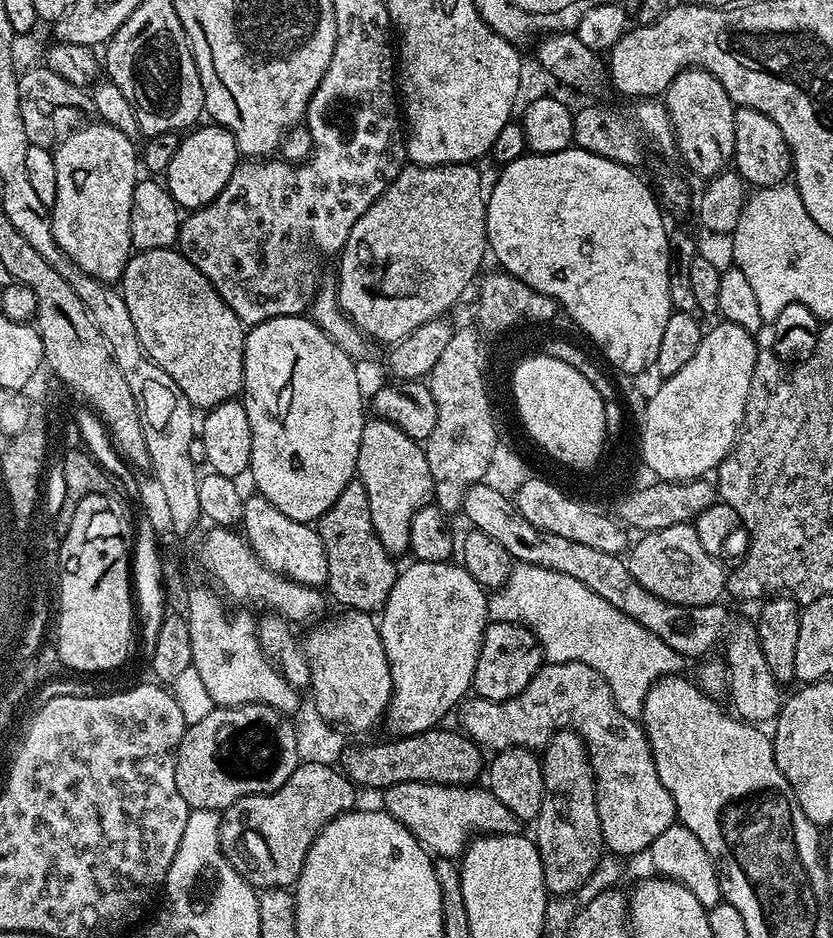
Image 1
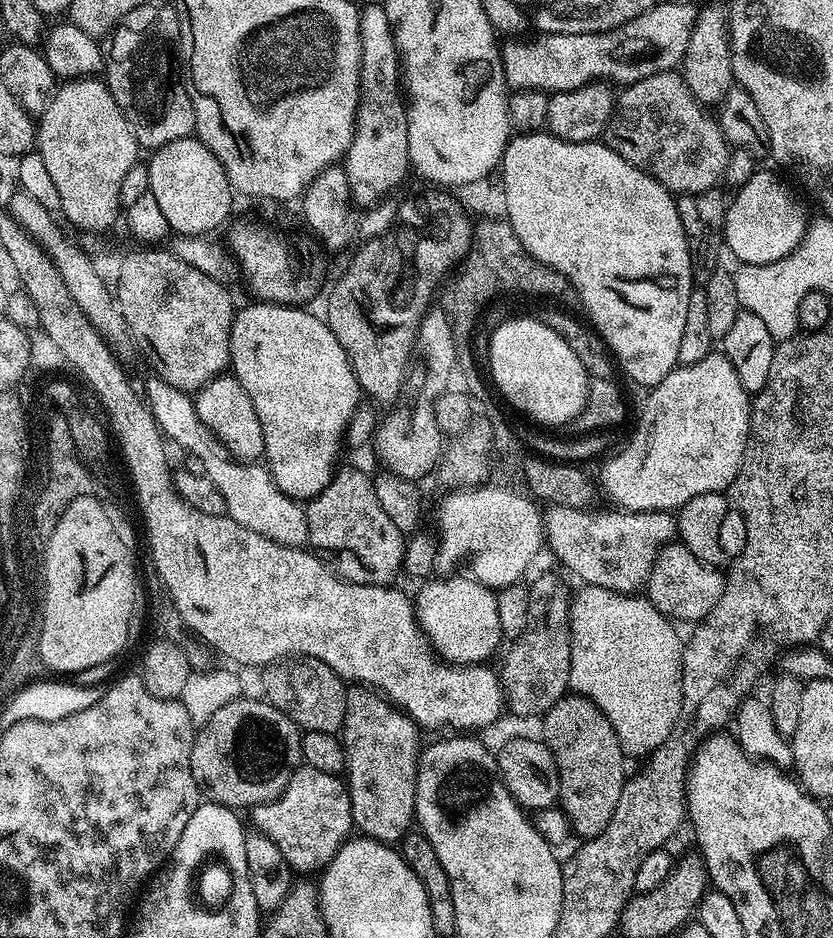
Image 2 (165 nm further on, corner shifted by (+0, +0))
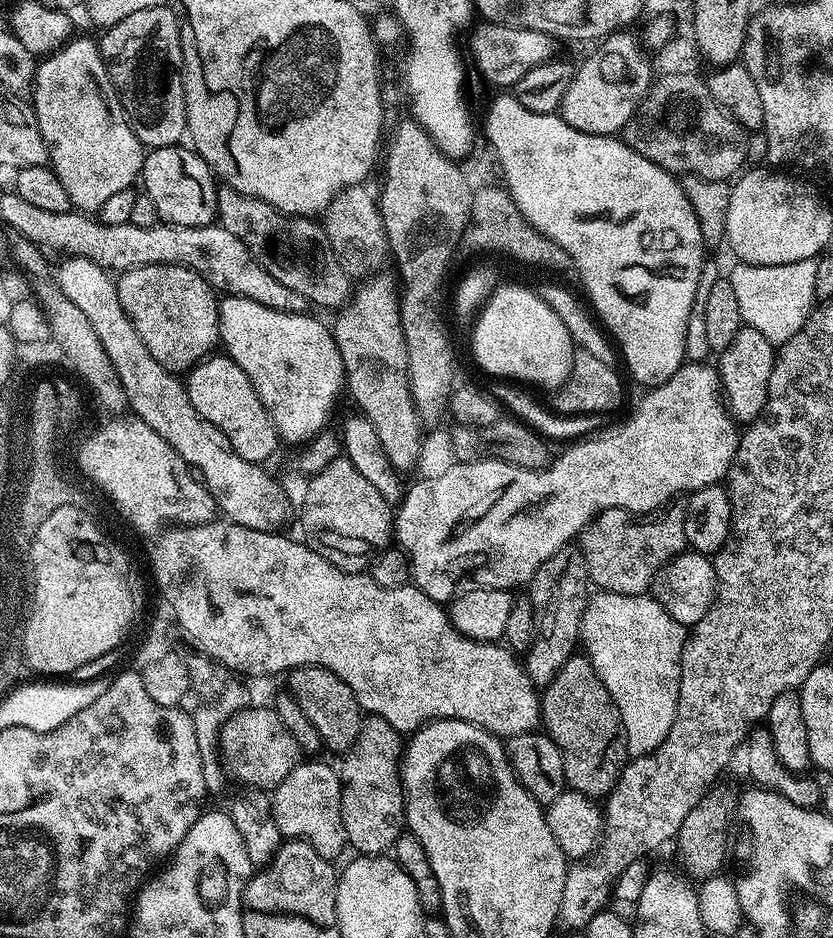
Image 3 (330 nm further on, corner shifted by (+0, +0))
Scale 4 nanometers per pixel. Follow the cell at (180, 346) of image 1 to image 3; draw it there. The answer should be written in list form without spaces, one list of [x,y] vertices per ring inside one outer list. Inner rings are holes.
[[[177,264],[138,266],[119,273],[116,289],[138,338],[168,372],[187,373],[220,344],[217,293],[194,270]]]

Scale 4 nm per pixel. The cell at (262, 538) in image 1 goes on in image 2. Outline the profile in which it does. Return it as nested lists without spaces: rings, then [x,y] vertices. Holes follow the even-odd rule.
[[[155,382],[146,392],[146,402],[152,411],[153,418],[160,425],[160,431],[169,441],[180,448],[193,452],[200,459],[203,475],[218,486],[224,499],[227,515],[234,522],[270,538],[270,542],[281,544],[284,548],[304,548],[308,544],[308,514],[301,501],[286,495],[268,473],[267,467],[256,462],[241,462],[228,455],[215,436],[208,431],[196,413],[193,397],[187,392],[163,382]]]

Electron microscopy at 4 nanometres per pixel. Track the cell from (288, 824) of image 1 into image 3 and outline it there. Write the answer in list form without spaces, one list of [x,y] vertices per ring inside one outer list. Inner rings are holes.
[[[308,758],[294,766],[278,787],[271,789],[272,817],[278,822],[281,837],[304,840],[322,858],[335,861],[349,847],[346,826],[342,826],[342,794],[340,773],[335,767],[323,764],[320,758]]]

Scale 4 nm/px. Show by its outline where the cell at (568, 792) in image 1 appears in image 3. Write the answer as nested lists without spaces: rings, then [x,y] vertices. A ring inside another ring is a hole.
[[[573,654],[551,682],[543,685],[540,714],[543,731],[562,754],[565,785],[591,798],[607,797],[629,759],[628,743],[618,706],[602,686],[588,655]]]

